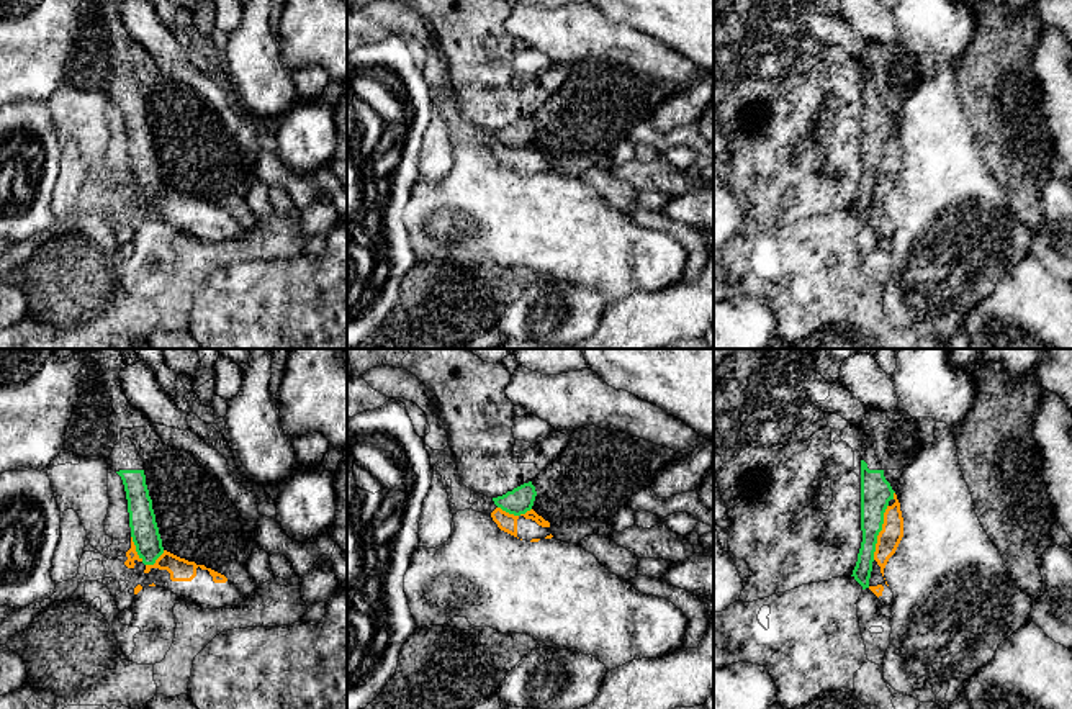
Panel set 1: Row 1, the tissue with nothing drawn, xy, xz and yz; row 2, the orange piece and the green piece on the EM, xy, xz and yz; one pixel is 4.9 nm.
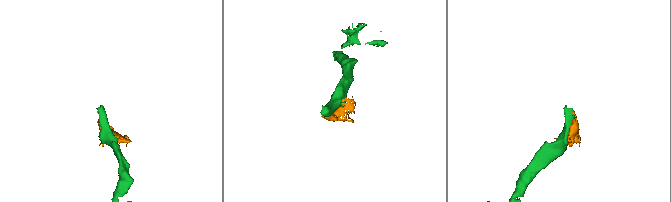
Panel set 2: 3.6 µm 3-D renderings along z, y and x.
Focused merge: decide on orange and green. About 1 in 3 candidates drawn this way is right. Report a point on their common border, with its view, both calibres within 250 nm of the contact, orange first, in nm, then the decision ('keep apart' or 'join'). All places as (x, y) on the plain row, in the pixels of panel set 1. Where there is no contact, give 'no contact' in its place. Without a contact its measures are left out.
meets orange in yz at (879, 166); 110 nm thick on the orange side, 160 nm on the other; keep apart

